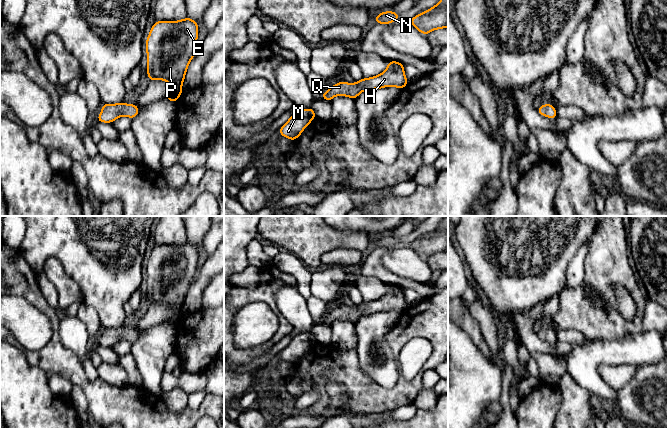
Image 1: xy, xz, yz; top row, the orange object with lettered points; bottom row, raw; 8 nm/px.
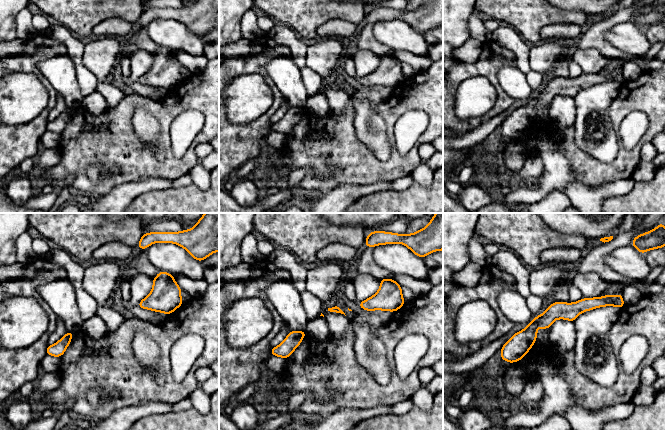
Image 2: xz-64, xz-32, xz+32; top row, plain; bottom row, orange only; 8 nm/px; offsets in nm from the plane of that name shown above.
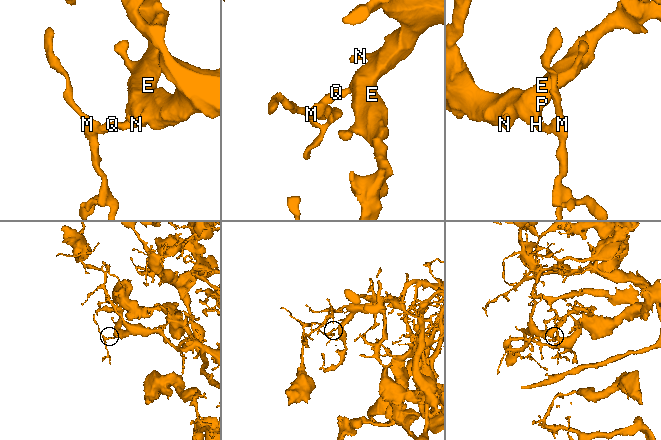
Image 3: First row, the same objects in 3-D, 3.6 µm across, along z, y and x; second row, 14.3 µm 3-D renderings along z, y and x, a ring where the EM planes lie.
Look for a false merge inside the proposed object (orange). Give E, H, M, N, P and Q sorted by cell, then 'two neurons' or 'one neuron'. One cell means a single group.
E H M N P Q | one neuron

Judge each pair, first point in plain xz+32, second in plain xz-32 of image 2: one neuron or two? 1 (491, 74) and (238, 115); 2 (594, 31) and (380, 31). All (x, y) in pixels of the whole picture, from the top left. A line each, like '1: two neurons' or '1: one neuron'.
1: two neurons
2: two neurons

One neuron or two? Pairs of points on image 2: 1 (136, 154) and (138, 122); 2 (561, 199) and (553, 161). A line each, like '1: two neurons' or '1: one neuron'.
1: two neurons
2: two neurons

